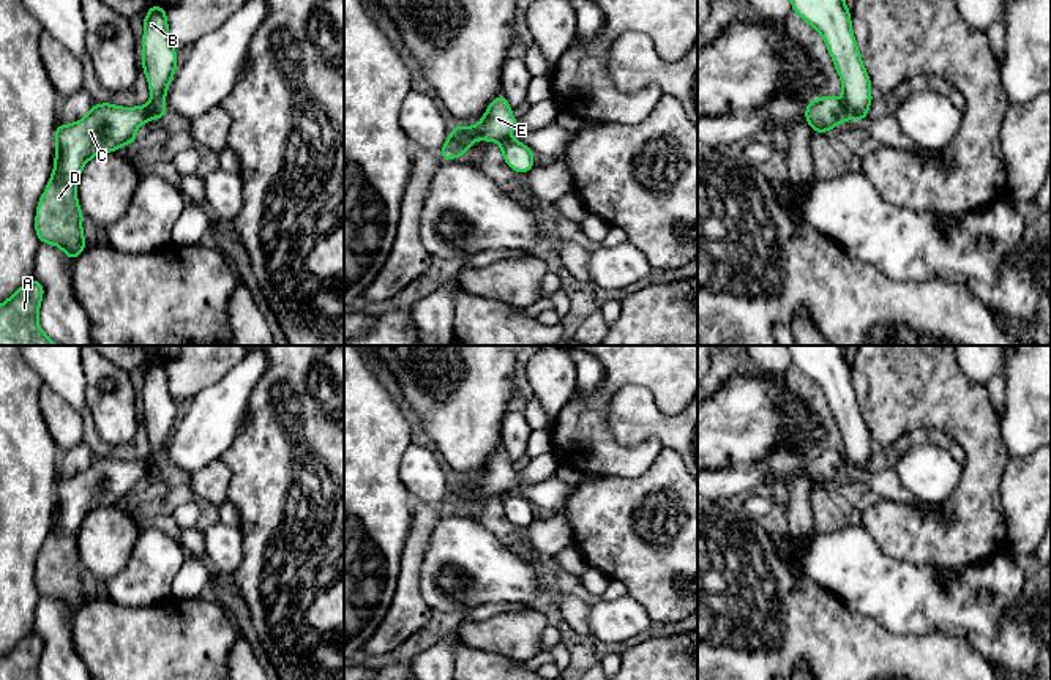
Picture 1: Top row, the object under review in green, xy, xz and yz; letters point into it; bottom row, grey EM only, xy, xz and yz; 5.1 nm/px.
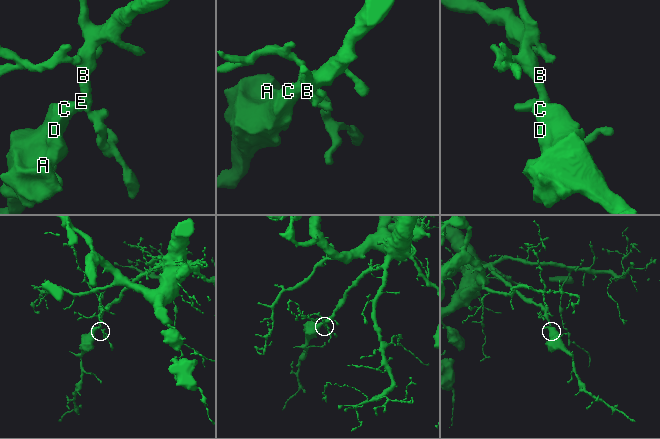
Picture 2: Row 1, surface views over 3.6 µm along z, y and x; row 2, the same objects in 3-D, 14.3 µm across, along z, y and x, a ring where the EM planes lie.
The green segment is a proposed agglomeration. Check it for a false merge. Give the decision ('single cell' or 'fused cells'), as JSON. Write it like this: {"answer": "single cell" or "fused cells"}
{"answer": "fused cells"}

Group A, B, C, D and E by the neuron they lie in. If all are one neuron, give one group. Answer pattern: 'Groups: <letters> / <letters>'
Groups: A C D E / B

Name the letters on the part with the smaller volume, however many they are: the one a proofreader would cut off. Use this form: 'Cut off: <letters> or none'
Cut off: A, C, D, E

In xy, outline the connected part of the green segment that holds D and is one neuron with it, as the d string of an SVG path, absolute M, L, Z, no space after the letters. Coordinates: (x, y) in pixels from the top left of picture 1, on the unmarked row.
M110 456L93 458L76 476L55 481L54 525L36 559L35 584L39 596L58 600L68 612L88 600L84 592L84 566L76 538L84 519L101 506L136 499L140 478L156 473L151 459L120 461Z

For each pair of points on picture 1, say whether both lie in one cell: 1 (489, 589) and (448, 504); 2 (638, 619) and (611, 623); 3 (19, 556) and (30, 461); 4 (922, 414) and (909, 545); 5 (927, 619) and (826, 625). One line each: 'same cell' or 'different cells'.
1: different cells
2: same cell
3: same cell
4: same cell
5: different cells

